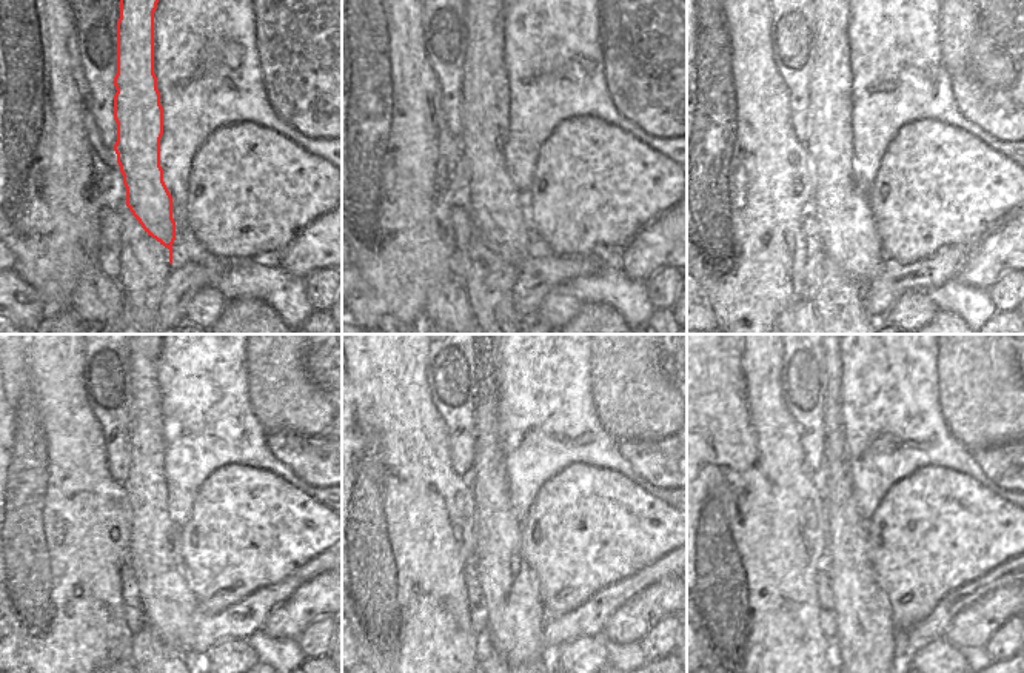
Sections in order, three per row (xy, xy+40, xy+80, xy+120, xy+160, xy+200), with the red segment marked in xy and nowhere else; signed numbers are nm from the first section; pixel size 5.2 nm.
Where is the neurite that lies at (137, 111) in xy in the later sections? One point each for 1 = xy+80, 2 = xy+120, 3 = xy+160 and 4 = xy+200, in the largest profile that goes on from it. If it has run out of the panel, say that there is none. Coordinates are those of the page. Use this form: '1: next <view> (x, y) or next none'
1: next xy+80 (841, 208)
2: next xy+120 (170, 607)
3: next xy+160 (515, 610)
4: next xy+200 (870, 647)

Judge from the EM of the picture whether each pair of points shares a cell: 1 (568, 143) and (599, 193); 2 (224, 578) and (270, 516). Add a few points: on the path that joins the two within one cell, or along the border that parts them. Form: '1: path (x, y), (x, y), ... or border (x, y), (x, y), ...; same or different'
1: path (581, 156), (593, 180); same
2: path (225, 562), (254, 530); same

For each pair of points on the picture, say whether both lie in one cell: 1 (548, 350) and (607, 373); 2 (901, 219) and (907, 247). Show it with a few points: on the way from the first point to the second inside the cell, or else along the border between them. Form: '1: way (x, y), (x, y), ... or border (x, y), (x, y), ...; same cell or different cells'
1: border (590, 350), (590, 396), (595, 402); different cells
2: way (907, 225), (907, 241); same cell

